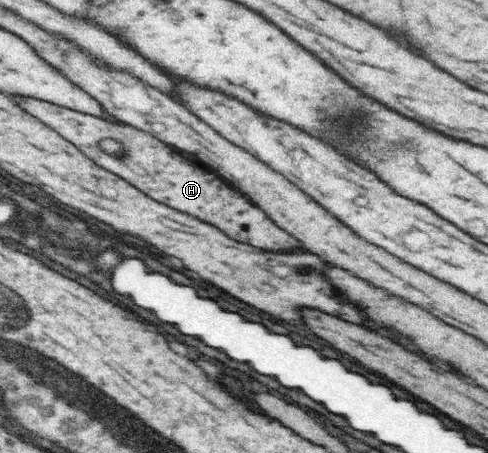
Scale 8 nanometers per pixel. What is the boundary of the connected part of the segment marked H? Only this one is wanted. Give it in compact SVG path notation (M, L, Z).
M16 99L22 109L38 117L48 127L56 129L64 139L74 143L84 155L105 170L126 179L140 191L164 205L188 213L207 224L222 230L225 235L242 241L244 245L268 249L268 251L297 252L302 244L292 235L280 229L268 214L256 206L228 180L220 176L209 165L203 164L193 154L170 144L158 141L150 133L138 131L128 125L114 125L100 117L84 115L72 109L50 105L36 99Z

